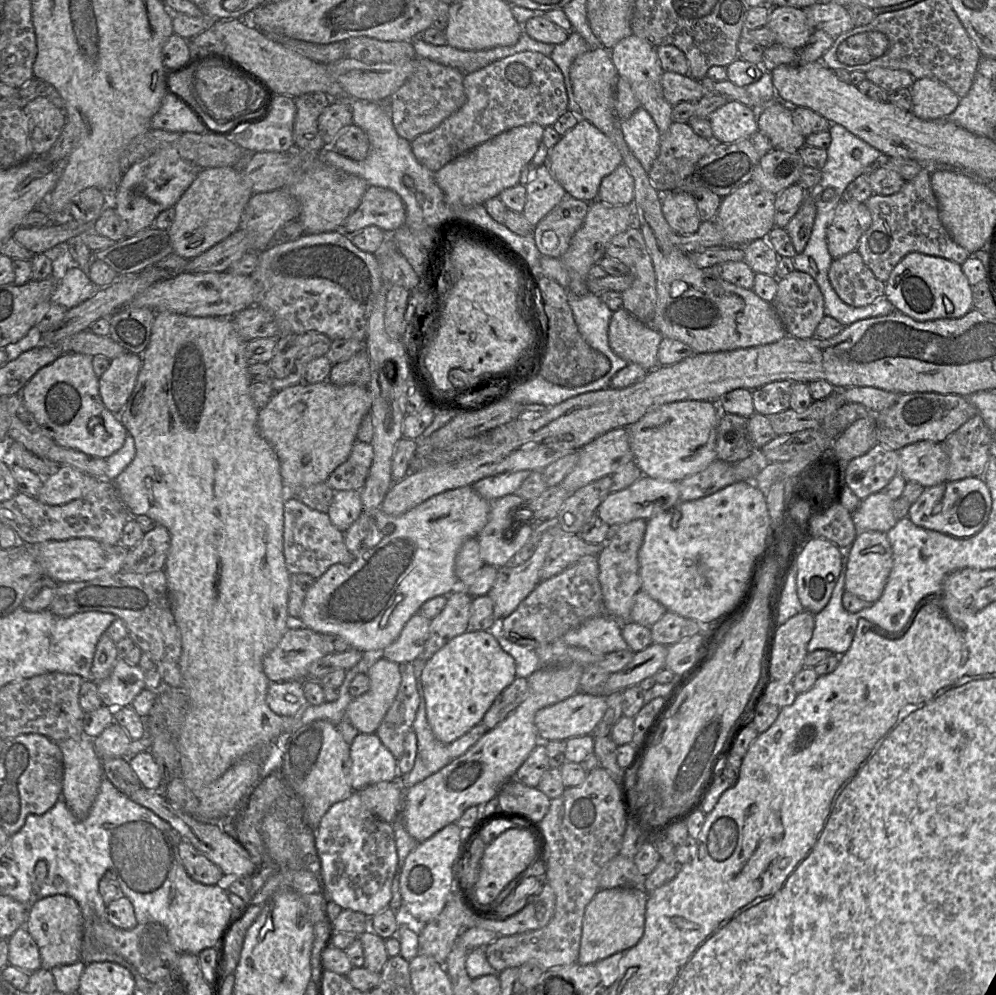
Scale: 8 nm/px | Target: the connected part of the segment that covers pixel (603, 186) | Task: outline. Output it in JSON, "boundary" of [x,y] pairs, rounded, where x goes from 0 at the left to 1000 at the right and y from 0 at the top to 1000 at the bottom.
{"boundary":[[[622,165],[603,182],[599,201],[613,207],[635,206],[637,181],[628,165]]]}

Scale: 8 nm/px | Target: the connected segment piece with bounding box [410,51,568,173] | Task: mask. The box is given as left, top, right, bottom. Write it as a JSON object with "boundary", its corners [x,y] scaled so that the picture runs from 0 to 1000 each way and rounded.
{"boundary":[[[520,52],[467,74],[465,86],[467,105],[439,129],[412,143],[418,161],[435,174],[502,134],[532,124],[554,127],[570,112],[565,74],[552,57],[541,52]]]}

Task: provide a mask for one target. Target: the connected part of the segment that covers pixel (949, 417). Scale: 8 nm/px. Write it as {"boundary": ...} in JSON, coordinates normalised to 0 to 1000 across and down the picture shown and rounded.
{"boundary":[[[922,394],[906,396],[897,408],[878,417],[881,444],[898,453],[923,443],[945,445],[980,416],[979,408],[965,397]]]}

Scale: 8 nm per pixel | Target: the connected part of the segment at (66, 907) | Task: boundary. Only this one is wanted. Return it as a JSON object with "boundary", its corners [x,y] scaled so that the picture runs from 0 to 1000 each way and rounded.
{"boundary":[[[53,899],[38,904],[28,913],[24,932],[38,951],[42,973],[50,976],[56,971],[80,966],[84,924],[73,903]]]}

